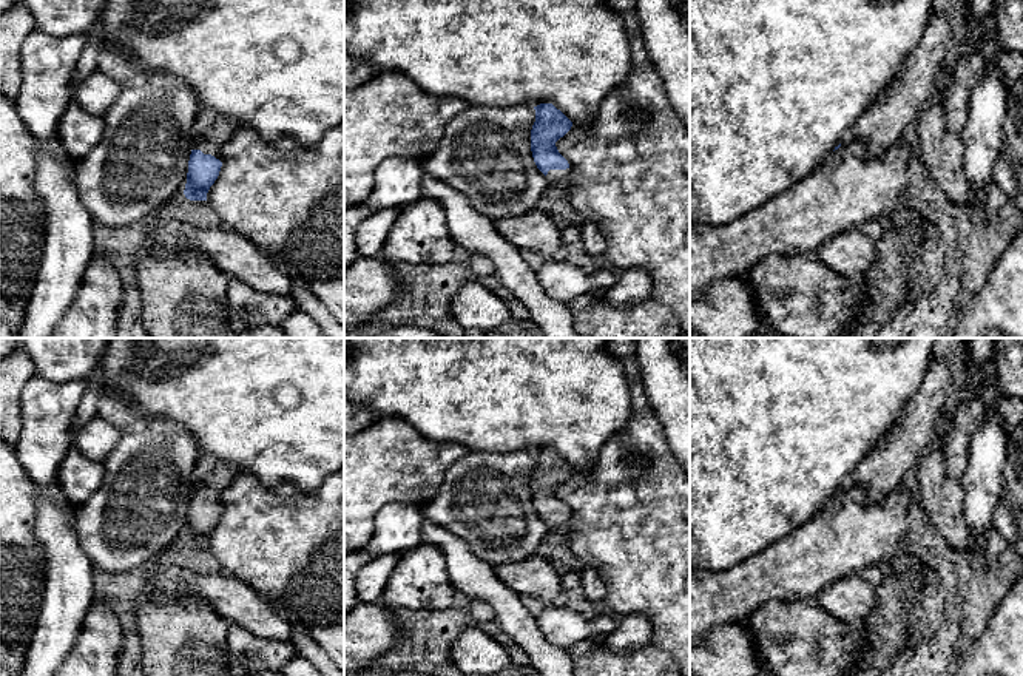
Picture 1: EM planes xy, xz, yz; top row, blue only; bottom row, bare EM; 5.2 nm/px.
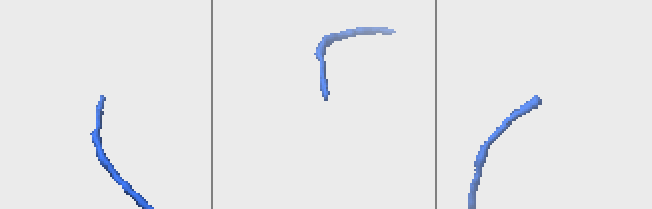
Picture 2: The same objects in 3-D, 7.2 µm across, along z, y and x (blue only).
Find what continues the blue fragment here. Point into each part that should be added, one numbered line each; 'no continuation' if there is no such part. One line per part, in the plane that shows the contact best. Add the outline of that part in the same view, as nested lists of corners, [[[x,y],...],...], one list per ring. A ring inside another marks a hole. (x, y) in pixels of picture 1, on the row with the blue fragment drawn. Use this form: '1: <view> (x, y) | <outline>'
1: xy (210, 131) | [[[199,108],[191,127],[191,150],[201,150],[222,162],[222,147],[231,139],[239,123],[213,110]]]

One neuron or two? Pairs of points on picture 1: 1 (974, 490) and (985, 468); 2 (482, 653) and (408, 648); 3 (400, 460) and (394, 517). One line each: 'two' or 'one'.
1: one
2: one
3: two

